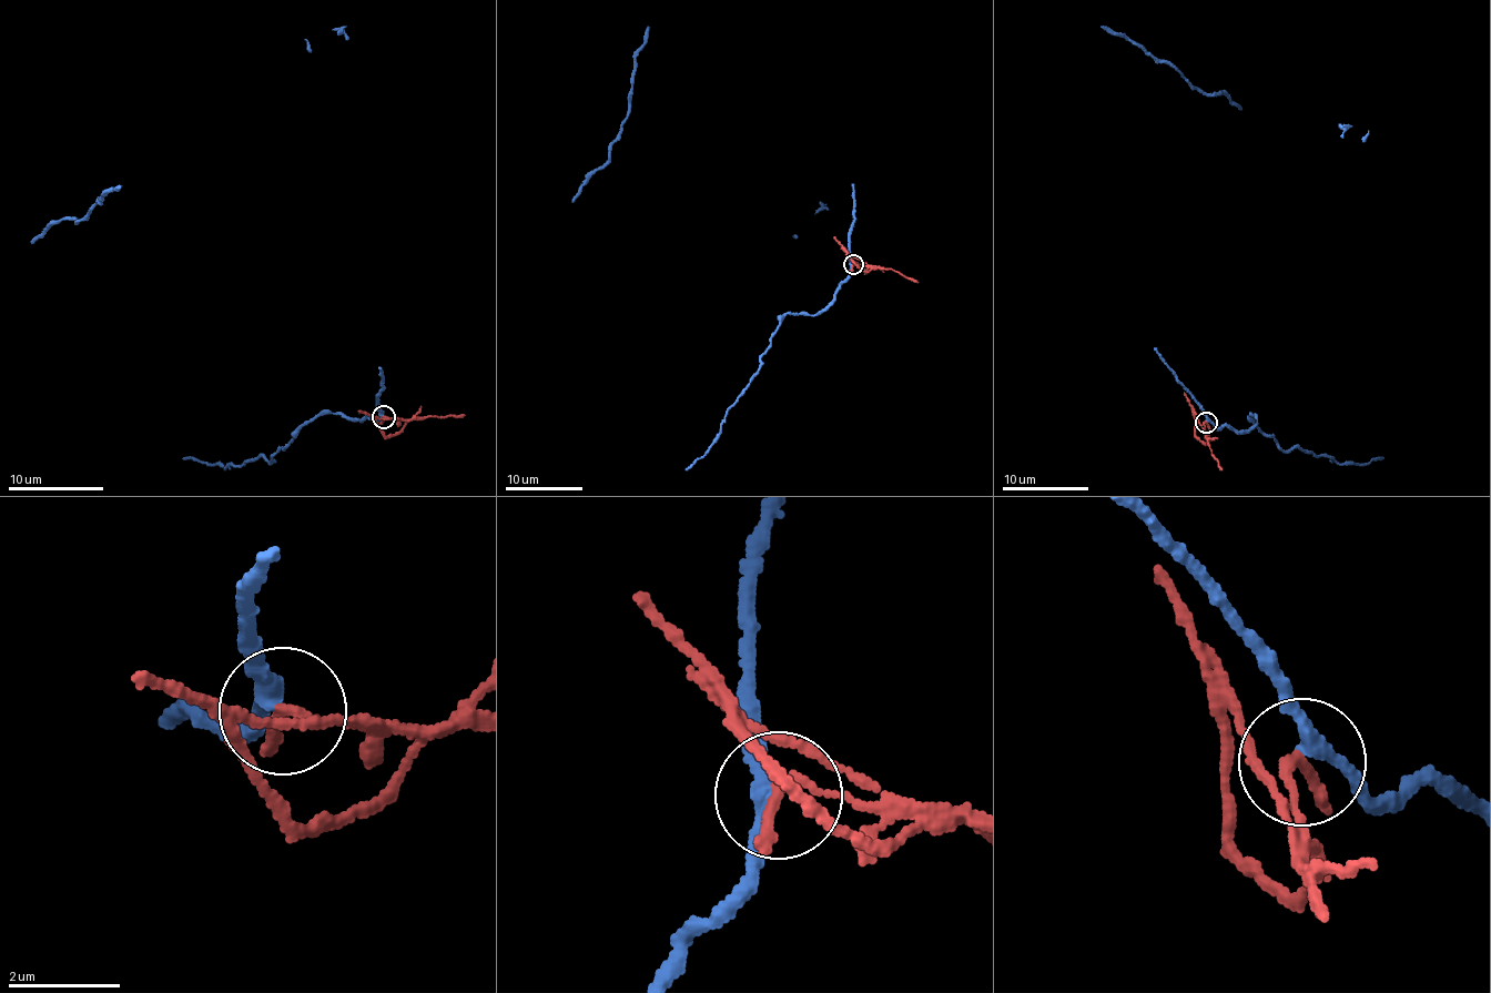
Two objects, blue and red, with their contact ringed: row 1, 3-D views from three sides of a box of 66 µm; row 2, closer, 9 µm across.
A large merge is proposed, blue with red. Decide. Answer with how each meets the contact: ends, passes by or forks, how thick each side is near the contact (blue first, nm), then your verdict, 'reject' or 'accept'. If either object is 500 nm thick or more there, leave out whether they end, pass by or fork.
blue passes by; red passes by; calibres 280 and 170 nm; reject

